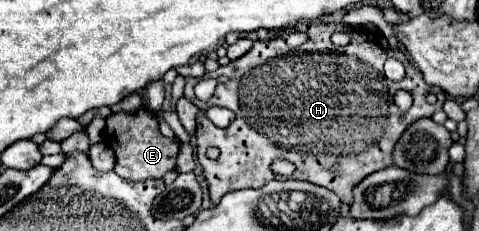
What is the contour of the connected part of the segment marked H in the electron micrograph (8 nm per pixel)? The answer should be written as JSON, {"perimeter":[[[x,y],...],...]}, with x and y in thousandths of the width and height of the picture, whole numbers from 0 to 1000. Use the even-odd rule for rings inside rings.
{"perimeter":[[[643,91],[643,100],[622,100],[618,126],[589,134],[580,160],[572,160],[555,186],[530,177],[526,212],[509,247],[480,264],[472,290],[451,299],[443,325],[438,316],[426,325],[426,333],[443,333],[443,342],[472,325],[484,342],[476,359],[455,359],[451,403],[430,446],[405,420],[405,368],[413,359],[413,342],[405,342],[405,333],[388,342],[388,420],[418,472],[418,489],[409,506],[409,532],[418,541],[418,563],[409,567],[409,654],[413,701],[422,719],[430,784],[434,784],[438,861],[447,887],[455,887],[459,861],[480,827],[543,818],[559,784],[576,775],[576,758],[564,740],[564,714],[580,680],[610,697],[618,714],[618,749],[610,758],[610,775],[635,775],[635,784],[672,801],[672,810],[697,827],[714,861],[714,879],[731,879],[735,818],[739,818],[739,801],[747,801],[747,784],[756,784],[760,766],[768,766],[772,749],[781,749],[789,732],[806,732],[818,714],[823,628],[831,619],[831,593],[852,558],[852,541],[860,541],[864,524],[873,524],[881,506],[898,506],[910,472],[923,463],[931,403],[914,377],[889,368],[881,342],[881,316],[848,255],[848,238],[831,212],[810,203],[806,160],[793,152],[793,169],[789,160],[772,169],[768,152],[756,152],[756,126],[735,126],[735,186],[722,203],[701,203],[689,177],[689,152],[697,134],[727,134],[727,126],[714,100],[672,108],[672,100]],[[610,134],[639,143],[643,177],[618,212],[605,212],[597,195],[597,152],[605,152]],[[810,247],[827,247],[848,290],[848,333],[831,359],[806,342],[806,325],[797,307],[802,264]],[[831,385],[843,385],[864,420],[864,446],[848,489],[839,489],[823,455],[823,403]],[[898,403],[914,411],[910,455],[898,455],[889,437],[889,411],[898,411]],[[447,455],[489,481],[493,506],[472,558],[455,558],[426,498],[426,481]],[[438,628],[459,645],[459,680],[451,697],[438,697],[430,680],[430,645]]]}

